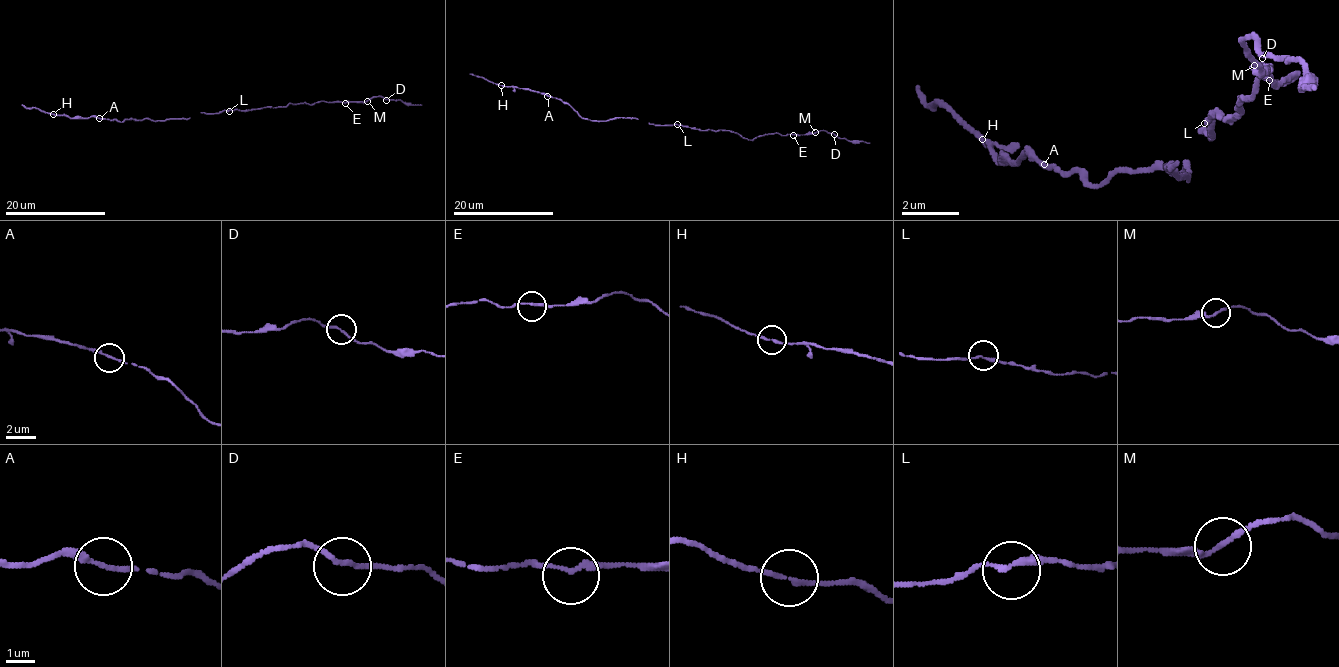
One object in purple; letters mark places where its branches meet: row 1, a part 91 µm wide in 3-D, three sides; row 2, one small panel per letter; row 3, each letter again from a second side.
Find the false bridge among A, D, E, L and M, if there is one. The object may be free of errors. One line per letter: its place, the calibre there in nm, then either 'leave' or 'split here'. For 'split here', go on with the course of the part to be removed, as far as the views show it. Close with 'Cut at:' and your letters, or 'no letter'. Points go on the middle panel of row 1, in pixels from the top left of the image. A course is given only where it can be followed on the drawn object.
A: place (547, 96); calibre 170 nm; leave
D: place (834, 134); calibre 150 nm; leave
E: place (793, 135); calibre 160 nm; leave
L: place (677, 124); calibre 170 nm; leave
M: place (815, 132); calibre 170 nm; leave
Cut at: no letter

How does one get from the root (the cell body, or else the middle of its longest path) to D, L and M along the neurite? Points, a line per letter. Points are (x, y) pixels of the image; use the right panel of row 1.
D: (1211, 130), (1211, 116), (1233, 116), (1262, 80), (1298, 72), (1276, 87), (1240, 44), (1254, 36), (1262, 58)
L: (1211, 130), (1211, 116), (1204, 123)
M: (1211, 130), (1211, 116), (1233, 116), (1262, 80), (1298, 72), (1276, 87), (1254, 65)

